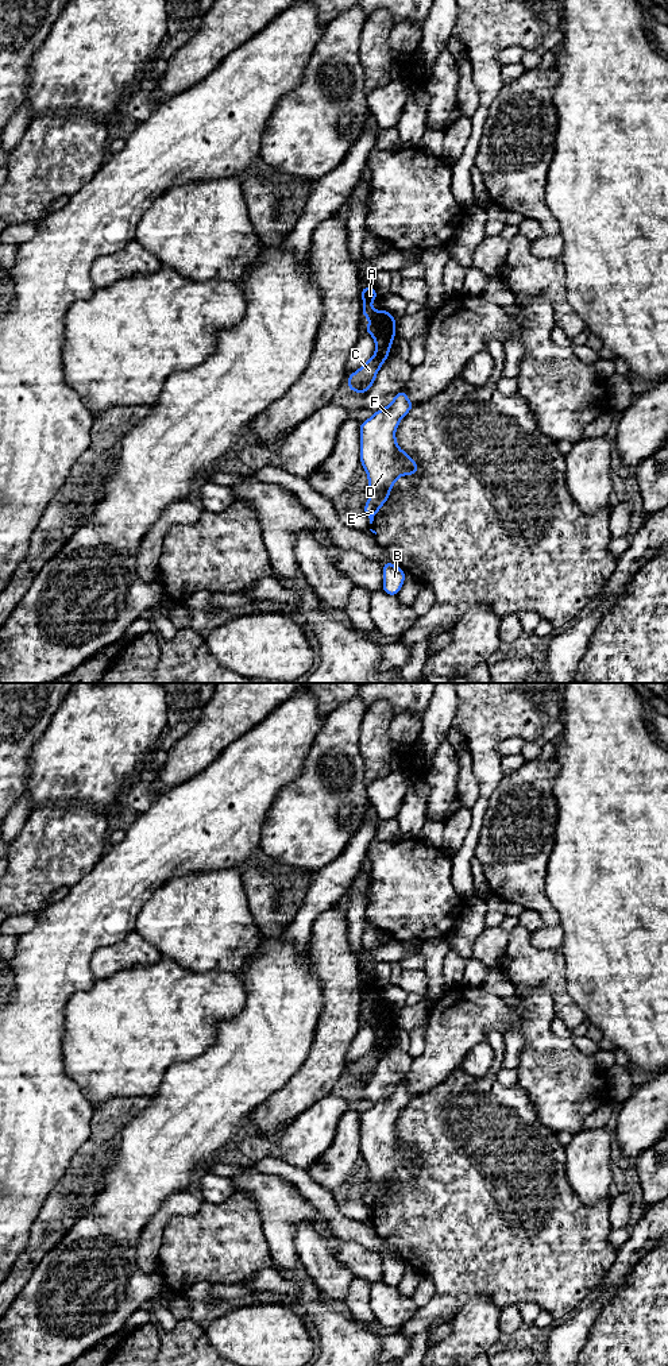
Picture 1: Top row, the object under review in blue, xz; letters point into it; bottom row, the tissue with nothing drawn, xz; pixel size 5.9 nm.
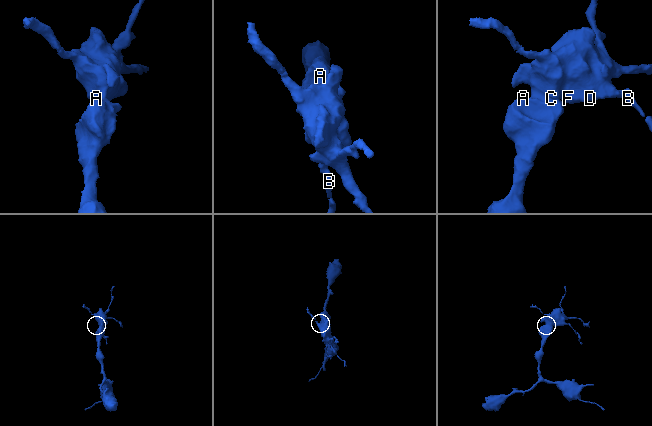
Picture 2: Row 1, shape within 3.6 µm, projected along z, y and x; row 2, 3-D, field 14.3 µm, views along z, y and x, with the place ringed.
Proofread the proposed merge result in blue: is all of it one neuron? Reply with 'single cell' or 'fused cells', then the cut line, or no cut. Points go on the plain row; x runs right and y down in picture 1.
fused cells; cut in xz along (375, 1041), (382, 1053)

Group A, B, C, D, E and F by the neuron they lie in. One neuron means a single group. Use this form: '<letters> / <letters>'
A / B C D E F

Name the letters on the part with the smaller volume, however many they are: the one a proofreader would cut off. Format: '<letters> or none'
B, C, D, E, F

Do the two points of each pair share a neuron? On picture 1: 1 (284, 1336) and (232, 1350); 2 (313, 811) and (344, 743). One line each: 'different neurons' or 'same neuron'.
1: same neuron
2: same neuron

